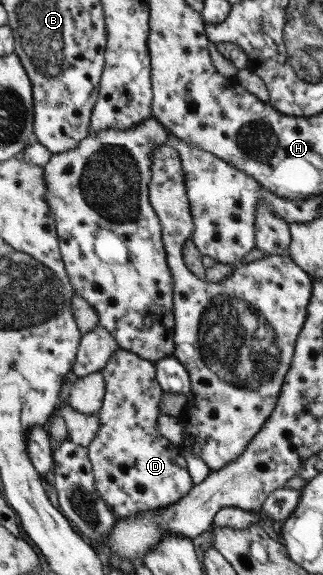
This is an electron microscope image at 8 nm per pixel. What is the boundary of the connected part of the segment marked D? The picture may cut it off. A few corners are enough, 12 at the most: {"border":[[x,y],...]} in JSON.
{"border":[[117,350],[88,449],[120,518],[192,492],[156,362]]}

